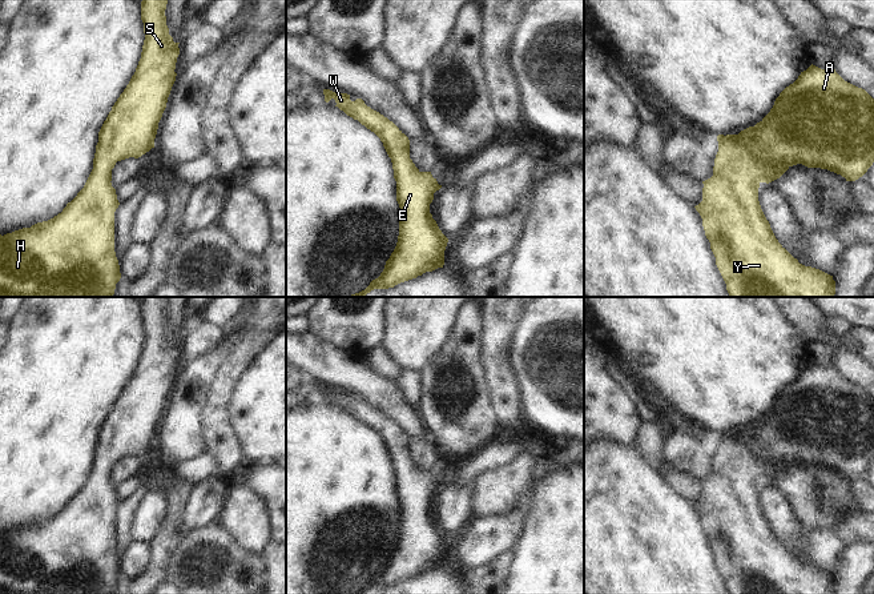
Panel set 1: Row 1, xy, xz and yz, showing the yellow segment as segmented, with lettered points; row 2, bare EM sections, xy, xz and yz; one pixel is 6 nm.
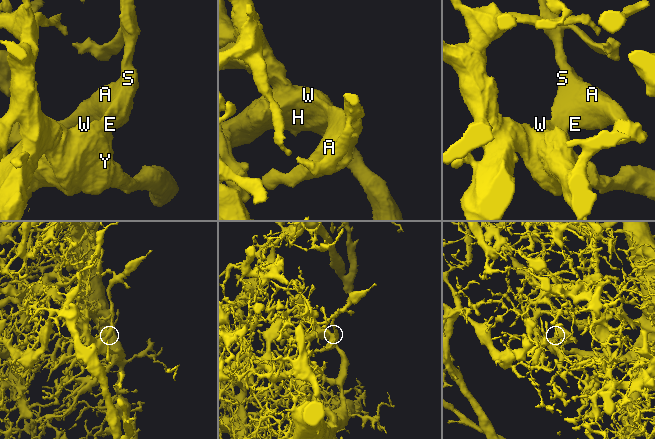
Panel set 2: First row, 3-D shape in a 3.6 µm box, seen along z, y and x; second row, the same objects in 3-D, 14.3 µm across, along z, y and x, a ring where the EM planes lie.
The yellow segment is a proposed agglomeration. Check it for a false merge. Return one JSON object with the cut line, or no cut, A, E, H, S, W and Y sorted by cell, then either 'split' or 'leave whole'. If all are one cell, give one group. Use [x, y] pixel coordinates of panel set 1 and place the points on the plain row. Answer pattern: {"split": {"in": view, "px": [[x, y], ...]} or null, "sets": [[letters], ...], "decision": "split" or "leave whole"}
{"split": null, "sets": [["A", "E", "H", "S", "W", "Y"]], "decision": "leave whole"}

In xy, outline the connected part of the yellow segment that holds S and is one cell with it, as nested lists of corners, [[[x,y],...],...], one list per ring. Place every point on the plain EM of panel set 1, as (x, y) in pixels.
[[[144,297],[141,318],[145,338],[141,357],[129,382],[120,393],[98,430],[98,441],[93,457],[93,467],[77,494],[53,517],[37,521],[4,534],[0,533],[0,594],[113,594],[121,577],[114,550],[114,510],[120,501],[112,485],[112,467],[117,459],[138,457],[152,446],[158,421],[166,406],[168,396],[176,380],[176,361],[180,341],[174,341],[166,324],[165,308],[169,297]]]

